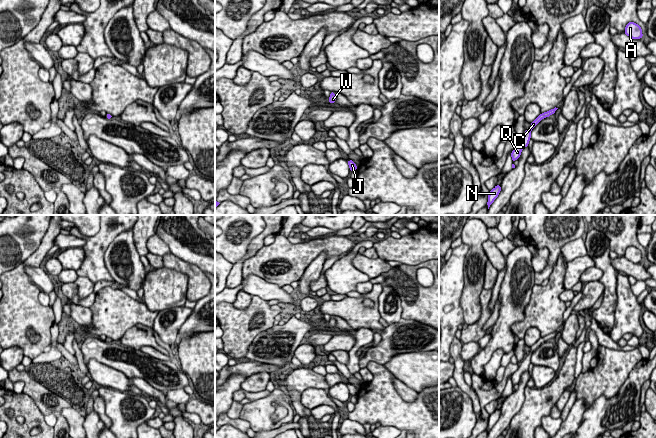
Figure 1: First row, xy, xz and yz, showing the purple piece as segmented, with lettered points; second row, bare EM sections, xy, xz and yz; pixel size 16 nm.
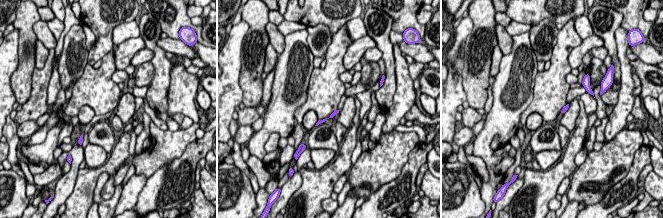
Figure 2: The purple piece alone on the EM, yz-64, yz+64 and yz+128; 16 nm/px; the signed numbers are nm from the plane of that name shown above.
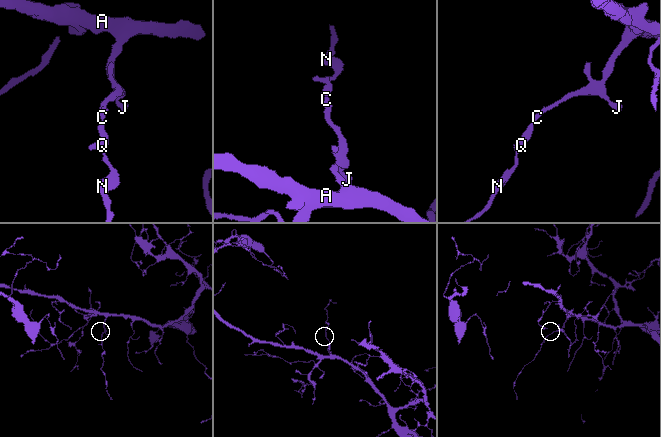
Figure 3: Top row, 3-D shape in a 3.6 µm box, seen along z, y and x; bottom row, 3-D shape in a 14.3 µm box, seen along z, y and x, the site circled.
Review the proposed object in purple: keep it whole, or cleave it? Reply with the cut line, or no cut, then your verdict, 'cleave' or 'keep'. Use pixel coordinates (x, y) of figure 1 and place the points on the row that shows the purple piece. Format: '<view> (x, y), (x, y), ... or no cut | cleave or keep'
no cut | keep

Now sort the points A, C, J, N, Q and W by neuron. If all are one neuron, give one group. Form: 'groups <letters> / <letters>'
groups A C J N Q W

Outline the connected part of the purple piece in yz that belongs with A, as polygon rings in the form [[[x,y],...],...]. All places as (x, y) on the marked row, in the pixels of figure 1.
[[[634,22],[627,23],[624,33],[632,39],[643,38],[641,27]]]

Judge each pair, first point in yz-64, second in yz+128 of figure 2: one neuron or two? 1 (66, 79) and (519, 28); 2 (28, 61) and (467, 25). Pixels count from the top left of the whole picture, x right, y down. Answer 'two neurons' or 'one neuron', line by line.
1: two neurons
2: two neurons

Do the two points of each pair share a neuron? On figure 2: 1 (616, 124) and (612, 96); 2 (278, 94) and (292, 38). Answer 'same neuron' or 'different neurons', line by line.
1: different neurons
2: same neuron

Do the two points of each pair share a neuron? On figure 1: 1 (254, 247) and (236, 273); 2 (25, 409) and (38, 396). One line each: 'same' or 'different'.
1: same
2: different

